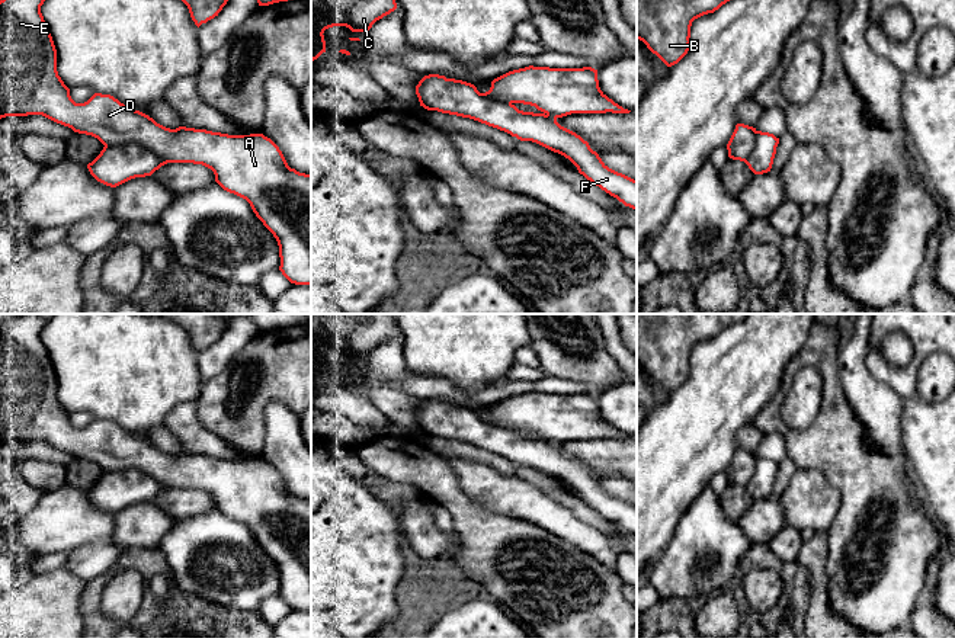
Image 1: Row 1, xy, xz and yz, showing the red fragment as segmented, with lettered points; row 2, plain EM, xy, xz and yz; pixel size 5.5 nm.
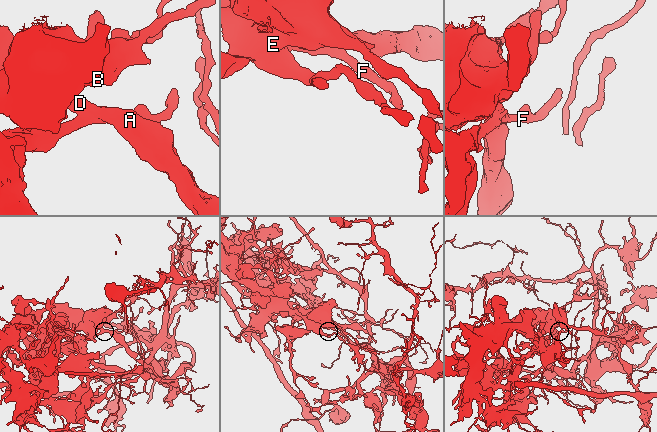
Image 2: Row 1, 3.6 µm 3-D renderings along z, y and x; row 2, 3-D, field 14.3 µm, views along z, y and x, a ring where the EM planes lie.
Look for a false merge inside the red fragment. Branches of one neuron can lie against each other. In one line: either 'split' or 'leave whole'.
split

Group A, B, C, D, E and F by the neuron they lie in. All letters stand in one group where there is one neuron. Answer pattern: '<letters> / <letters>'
A B C D E / F

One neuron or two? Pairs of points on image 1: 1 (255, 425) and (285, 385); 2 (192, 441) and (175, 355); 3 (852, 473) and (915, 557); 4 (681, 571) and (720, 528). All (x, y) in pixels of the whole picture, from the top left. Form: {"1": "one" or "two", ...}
{"1": "one", "2": "two", "3": "one", "4": "one"}

